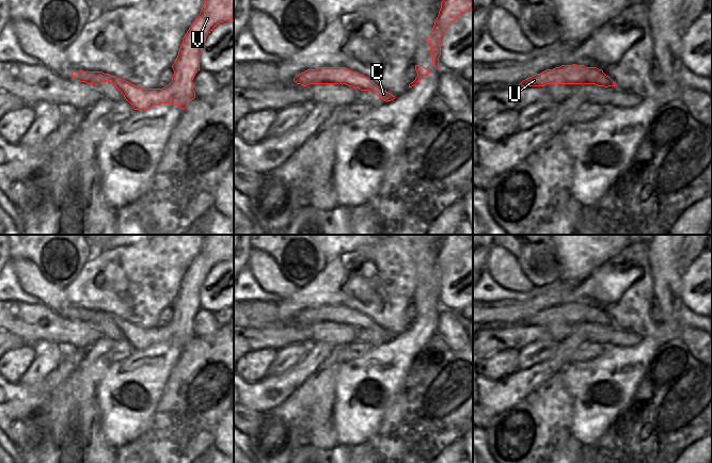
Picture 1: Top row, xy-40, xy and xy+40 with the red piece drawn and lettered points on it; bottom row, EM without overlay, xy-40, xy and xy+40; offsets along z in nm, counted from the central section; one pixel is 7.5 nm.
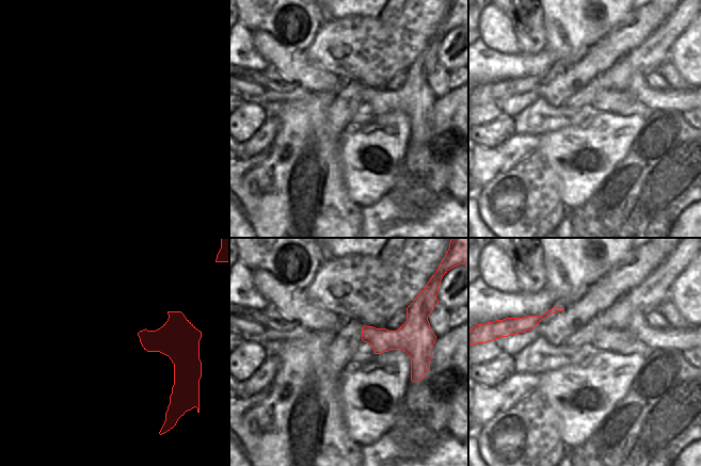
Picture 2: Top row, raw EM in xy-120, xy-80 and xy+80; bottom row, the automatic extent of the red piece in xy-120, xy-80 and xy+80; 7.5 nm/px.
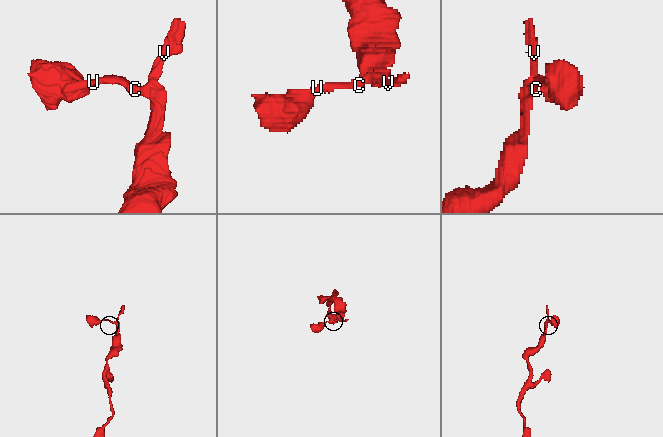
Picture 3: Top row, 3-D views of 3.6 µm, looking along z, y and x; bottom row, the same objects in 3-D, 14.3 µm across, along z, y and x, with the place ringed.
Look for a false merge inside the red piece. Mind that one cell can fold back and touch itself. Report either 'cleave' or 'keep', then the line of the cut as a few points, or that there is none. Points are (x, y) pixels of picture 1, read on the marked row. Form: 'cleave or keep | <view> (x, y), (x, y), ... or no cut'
keep | no cut

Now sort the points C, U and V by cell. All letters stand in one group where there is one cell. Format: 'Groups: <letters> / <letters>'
Groups: C U V.

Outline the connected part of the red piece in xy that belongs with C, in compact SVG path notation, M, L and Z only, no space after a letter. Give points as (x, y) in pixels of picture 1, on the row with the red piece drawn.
M318 67L316 69L307 69L296 76L294 81L303 86L310 84L346 84L361 91L369 91L386 102L396 98L391 93L378 86L369 78L346 67Z

